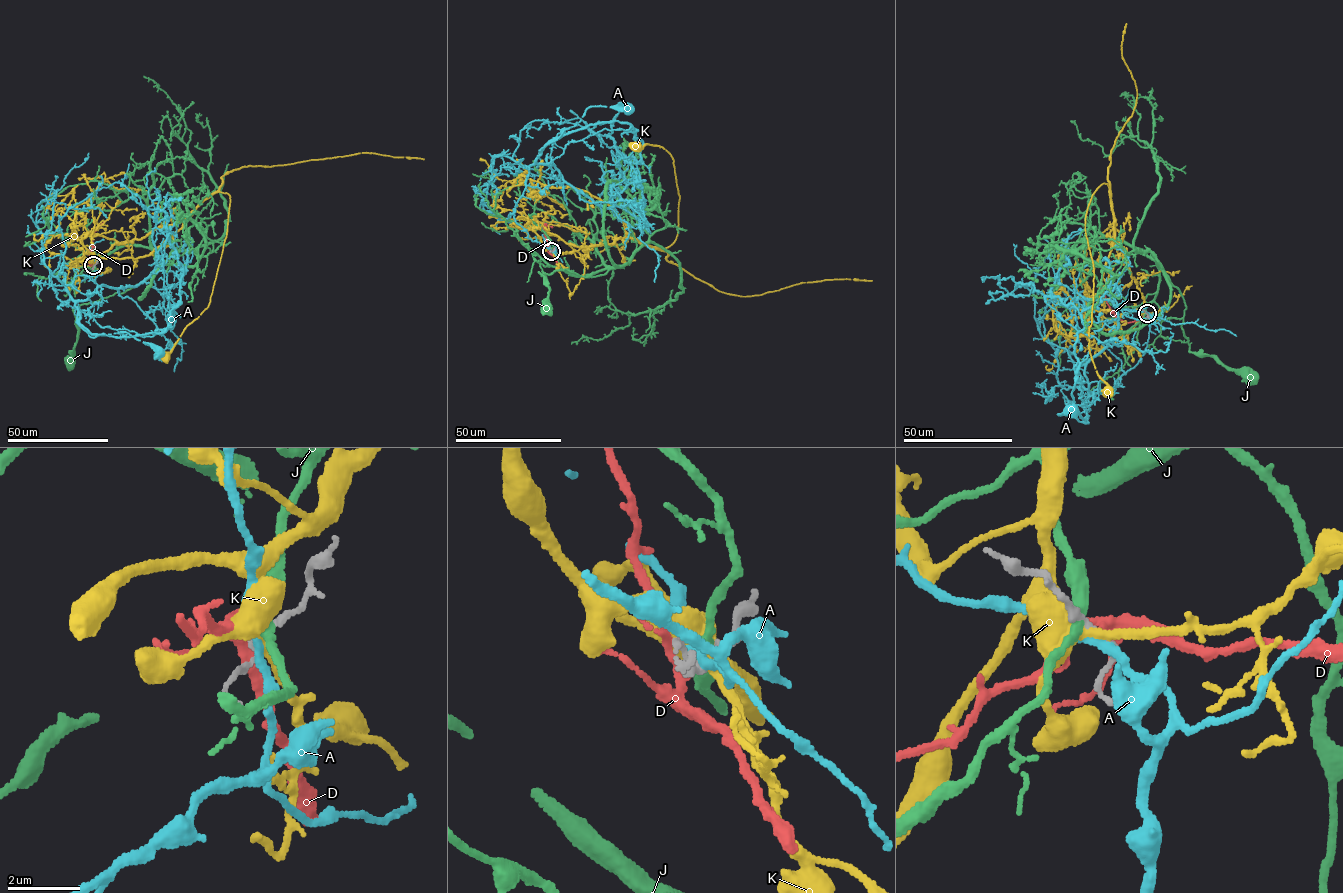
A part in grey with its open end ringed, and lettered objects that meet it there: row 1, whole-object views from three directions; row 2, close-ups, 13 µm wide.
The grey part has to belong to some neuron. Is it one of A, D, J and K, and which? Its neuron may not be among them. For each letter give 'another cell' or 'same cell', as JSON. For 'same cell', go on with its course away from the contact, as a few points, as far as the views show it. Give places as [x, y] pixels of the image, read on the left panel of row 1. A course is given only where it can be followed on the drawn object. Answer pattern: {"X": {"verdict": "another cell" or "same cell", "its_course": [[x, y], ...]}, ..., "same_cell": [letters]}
{"A": {"verdict": "another cell"}, "D": {"verdict": "same cell", "its_course": [[94, 265], [90, 265], [88, 259], [93, 233], [104, 222]]}, "J": {"verdict": "another cell"}, "K": {"verdict": "another cell"}, "same_cell": ["D"]}

